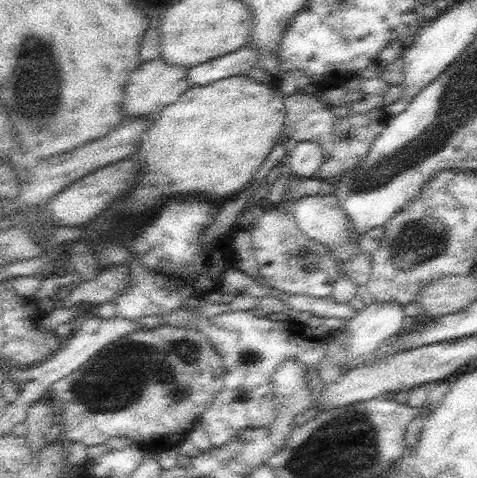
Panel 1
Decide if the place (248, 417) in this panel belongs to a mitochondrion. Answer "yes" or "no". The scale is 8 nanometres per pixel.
no

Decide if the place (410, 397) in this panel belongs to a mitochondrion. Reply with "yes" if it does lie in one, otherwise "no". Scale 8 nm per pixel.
no

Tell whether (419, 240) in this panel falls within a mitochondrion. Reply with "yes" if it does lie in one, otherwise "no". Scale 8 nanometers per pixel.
yes

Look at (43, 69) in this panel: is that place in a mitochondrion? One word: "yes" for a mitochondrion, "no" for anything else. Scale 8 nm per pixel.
yes

